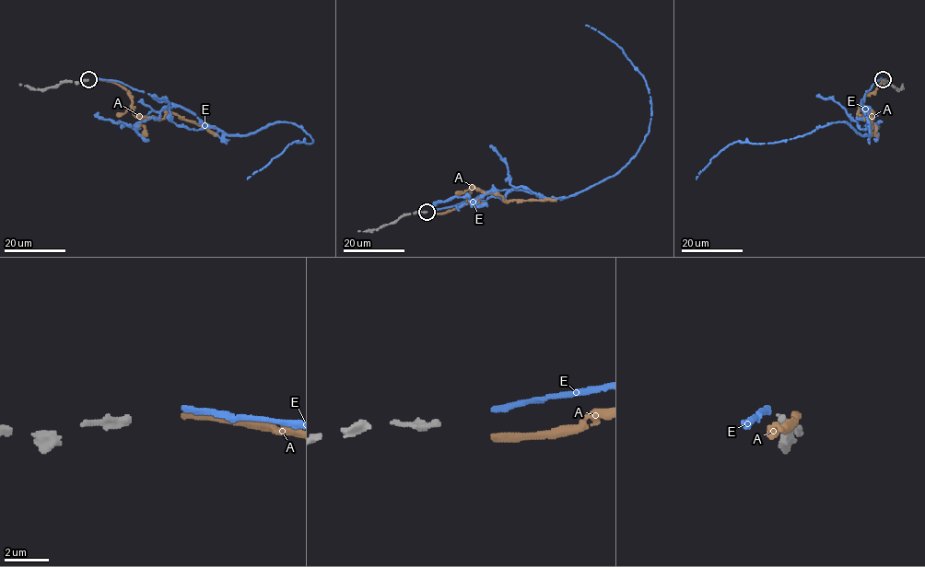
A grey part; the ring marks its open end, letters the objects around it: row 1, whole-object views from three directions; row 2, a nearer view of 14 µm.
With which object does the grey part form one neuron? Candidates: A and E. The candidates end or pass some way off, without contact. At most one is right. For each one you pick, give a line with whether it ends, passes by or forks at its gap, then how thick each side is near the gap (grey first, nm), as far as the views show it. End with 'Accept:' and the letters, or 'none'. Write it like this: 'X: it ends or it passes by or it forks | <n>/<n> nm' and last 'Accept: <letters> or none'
E: it ends | 320/240 nm
Accept: E

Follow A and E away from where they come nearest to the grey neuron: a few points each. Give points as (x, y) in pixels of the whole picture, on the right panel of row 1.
A: (884, 79), (865, 97), (859, 113), (866, 118), (872, 113), (871, 135)
E: (882, 78), (860, 101), (868, 134), (831, 122), (790, 139), (735, 141), (696, 179)

